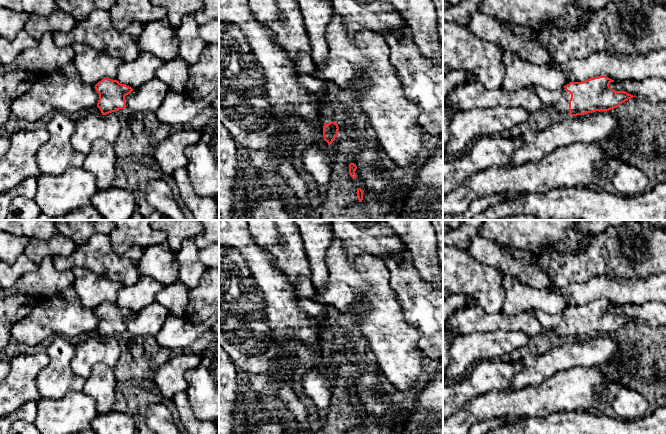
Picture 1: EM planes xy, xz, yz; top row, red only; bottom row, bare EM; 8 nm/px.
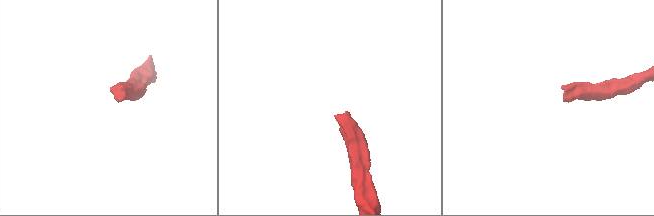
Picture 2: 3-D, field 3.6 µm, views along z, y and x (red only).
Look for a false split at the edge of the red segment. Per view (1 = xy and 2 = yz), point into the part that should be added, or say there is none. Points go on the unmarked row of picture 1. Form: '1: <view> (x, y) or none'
1: none
2: yz (558, 323)

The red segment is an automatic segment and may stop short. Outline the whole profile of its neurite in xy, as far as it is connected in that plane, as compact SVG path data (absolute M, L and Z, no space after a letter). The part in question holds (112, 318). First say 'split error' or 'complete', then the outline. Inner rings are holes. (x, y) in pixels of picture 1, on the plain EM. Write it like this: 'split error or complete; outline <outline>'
complete; outline M109 302L99 305L95 313L99 318L97 331L102 339L126 332L125 320L133 315L131 311Z

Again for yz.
split error; outline M598 300L582 306L570 306L557 314L538 310L535 316L544 332L553 332L565 340L577 340L595 335L609 335L635 321L625 315L615 315L609 310L611 306L614 304Z

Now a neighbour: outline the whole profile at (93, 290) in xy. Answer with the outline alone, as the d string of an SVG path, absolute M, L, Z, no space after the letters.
M74 267L72 272L75 276L72 287L84 307L95 310L104 302L116 304L118 292L123 287L121 283L81 267Z

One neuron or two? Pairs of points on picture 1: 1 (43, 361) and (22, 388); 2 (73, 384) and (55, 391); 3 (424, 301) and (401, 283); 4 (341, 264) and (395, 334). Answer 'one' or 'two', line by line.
1: one
2: one
3: one
4: one

